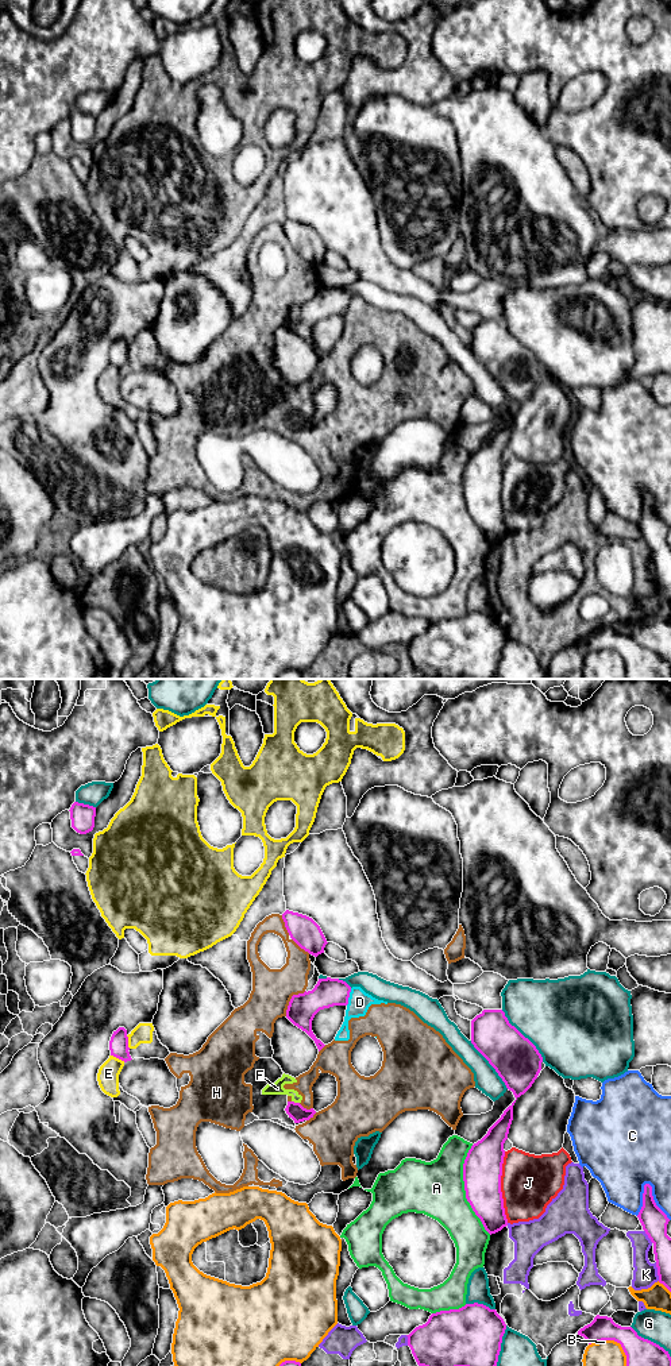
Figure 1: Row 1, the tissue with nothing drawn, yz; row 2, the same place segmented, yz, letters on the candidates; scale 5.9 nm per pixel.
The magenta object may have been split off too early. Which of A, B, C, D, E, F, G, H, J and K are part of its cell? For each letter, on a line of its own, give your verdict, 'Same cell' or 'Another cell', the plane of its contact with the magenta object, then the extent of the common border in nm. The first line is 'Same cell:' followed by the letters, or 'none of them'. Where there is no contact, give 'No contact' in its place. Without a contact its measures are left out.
Same cell: none of them
A: Another cell. Touches magenta in yz. Shared border 550 nm
B: Another cell. Touches magenta in yz. Shared border 280 nm
C: Another cell. Touches magenta in yz. Shared border 260 nm
D: Another cell. Touches magenta in yz. Shared border 110 nm
E: Another cell. Touches magenta in yz. Shared border 100 nm
F: Another cell. Touches magenta in yz. Shared border 50 nm
G: Another cell. Touches magenta in yz. Shared border 400 nm
H: Another cell. Touches magenta in yz. Shared border 200 nm
J: Another cell. Touches magenta in yz. Shared border 420 nm
K: Another cell. Touches magenta in yz. Shared border 90 nm

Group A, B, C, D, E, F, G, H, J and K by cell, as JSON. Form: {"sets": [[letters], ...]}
{"sets": [["A"], ["B"], ["C"], ["D", "E", "F", "H", "K"], ["G"], ["J"]]}

